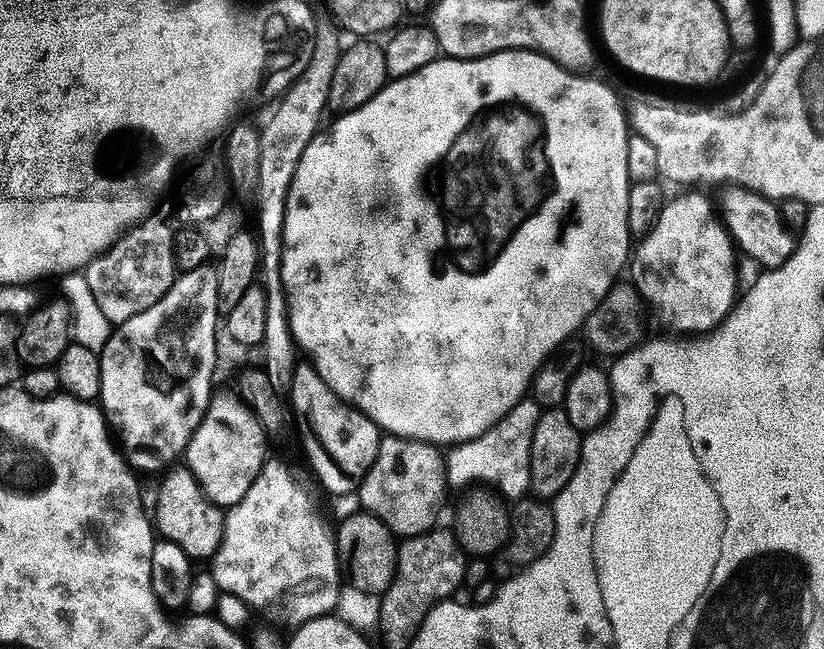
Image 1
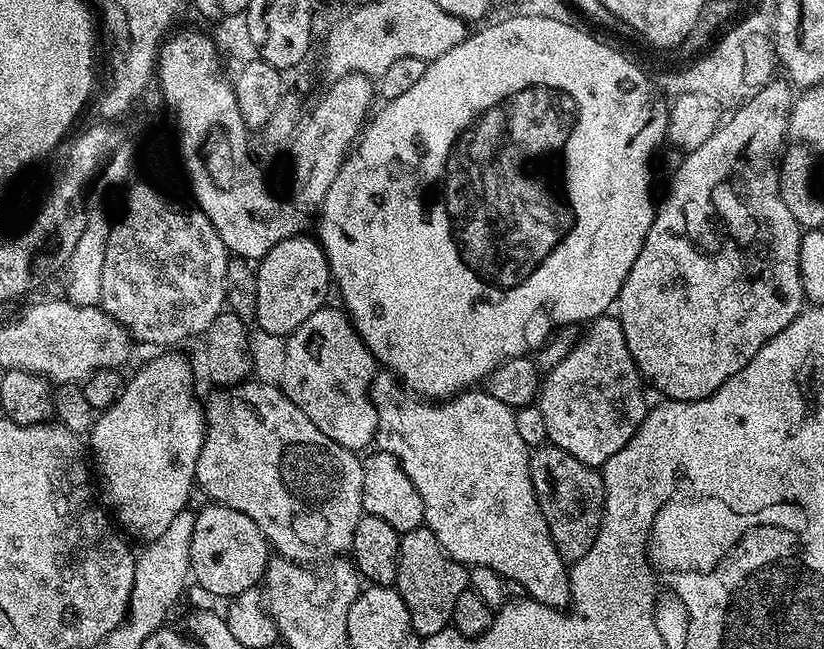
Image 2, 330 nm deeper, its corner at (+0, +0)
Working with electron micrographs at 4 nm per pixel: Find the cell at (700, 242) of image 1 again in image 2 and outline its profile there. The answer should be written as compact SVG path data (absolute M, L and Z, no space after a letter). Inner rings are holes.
M771 79L749 101L733 111L723 123L717 126L714 134L710 134L710 138L706 138L706 142L702 142L702 146L698 146L685 155L682 170L671 173L672 185L669 186L664 201L661 204L659 201L652 217L650 230L642 242L642 250L638 254L638 258L634 258L634 266L630 266L630 274L626 274L626 282L622 282L622 290L618 297L618 309L620 308L618 319L622 326L622 334L626 334L626 346L634 358L636 369L640 372L641 377L647 383L649 380L661 392L661 397L669 400L701 400L714 394L714 390L718 390L718 386L722 386L731 376L738 374L738 370L742 370L742 366L746 366L746 362L750 362L750 358L754 358L754 354L766 341L774 338L774 334L786 330L786 326L790 326L790 322L805 307L806 301L800 277L802 229L794 218L794 214L790 214L786 202L782 202L778 163L786 144L784 136L786 140L786 135L789 133L788 114L793 99L794 88L787 79Z

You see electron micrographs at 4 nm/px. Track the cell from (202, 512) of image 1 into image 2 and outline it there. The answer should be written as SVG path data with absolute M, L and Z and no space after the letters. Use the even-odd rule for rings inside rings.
M209 502L196 512L194 534L190 537L190 573L197 585L216 598L231 598L257 587L268 569L270 545L254 521L230 506Z

